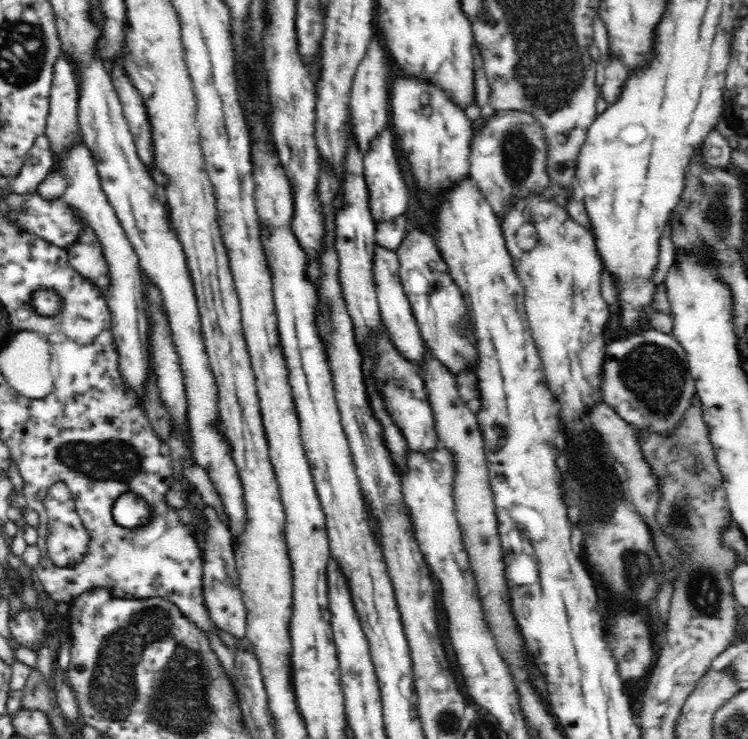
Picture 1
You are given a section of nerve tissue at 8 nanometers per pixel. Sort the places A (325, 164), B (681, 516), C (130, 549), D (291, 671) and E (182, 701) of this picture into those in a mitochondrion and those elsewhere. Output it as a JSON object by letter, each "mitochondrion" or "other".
{"A":"other","B":"mitochondrion","C":"other","D":"other","E":"mitochondrion"}

